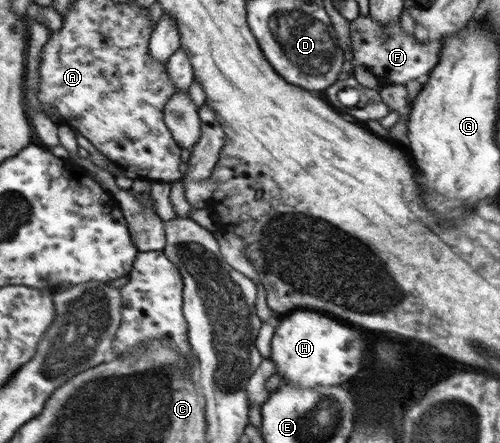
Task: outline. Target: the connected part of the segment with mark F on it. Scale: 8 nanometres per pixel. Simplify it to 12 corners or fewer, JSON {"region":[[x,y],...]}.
{"region":[[400,20],[350,22],[352,64],[389,85],[428,75],[441,40],[417,43]]}

